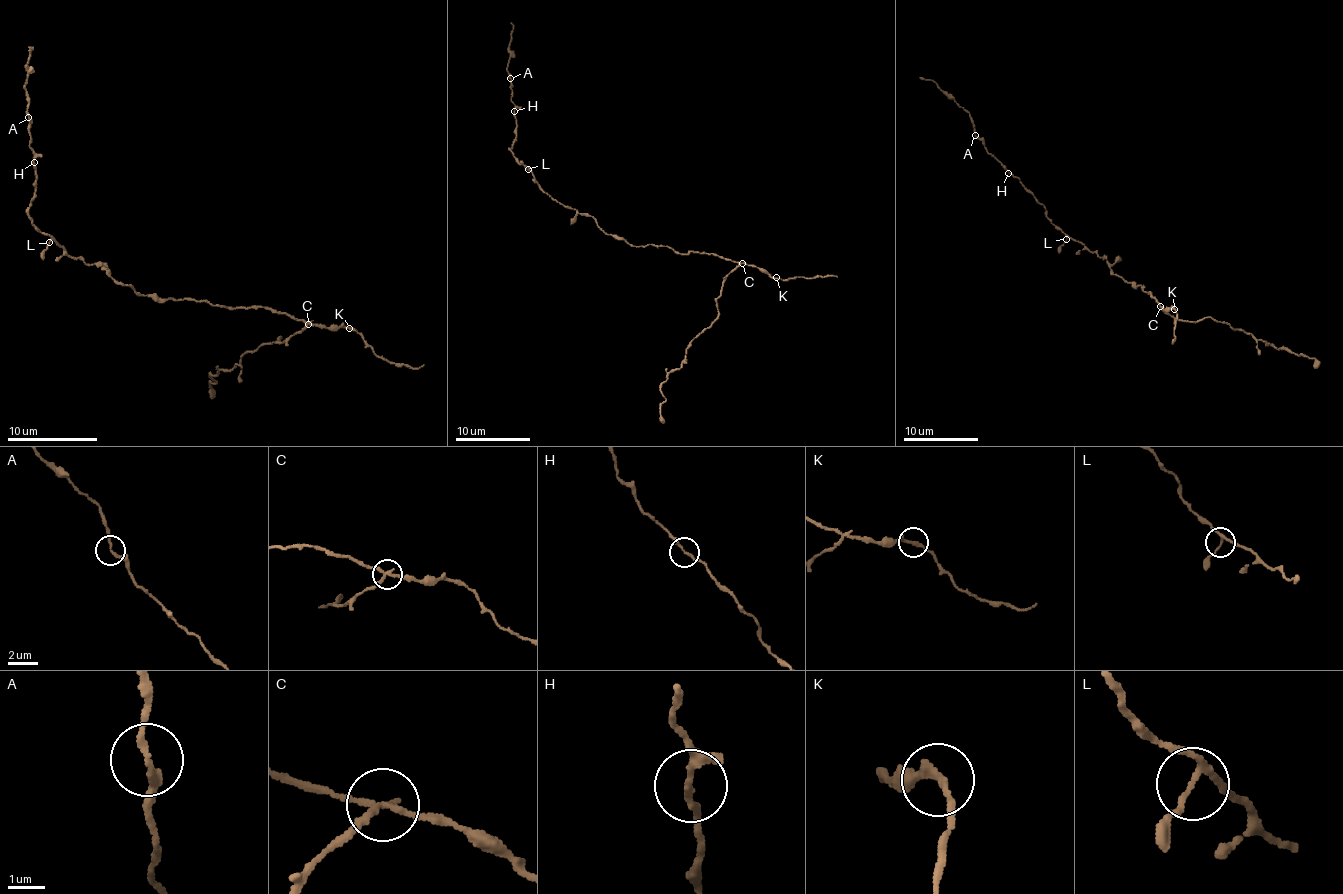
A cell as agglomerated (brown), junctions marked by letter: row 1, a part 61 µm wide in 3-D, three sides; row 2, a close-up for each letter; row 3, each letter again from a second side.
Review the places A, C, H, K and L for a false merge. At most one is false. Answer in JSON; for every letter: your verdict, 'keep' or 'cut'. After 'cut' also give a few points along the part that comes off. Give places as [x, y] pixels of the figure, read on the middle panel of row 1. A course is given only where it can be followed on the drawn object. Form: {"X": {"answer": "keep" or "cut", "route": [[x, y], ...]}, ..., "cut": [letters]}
{"A": {"answer": "keep"}, "C": {"answer": "cut", "route": [[742, 262], [723, 283], [716, 318], [692, 341], [682, 365], [662, 384], [664, 419]]}, "H": {"answer": "keep"}, "K": {"answer": "keep"}, "L": {"answer": "keep"}, "cut": ["C"]}

